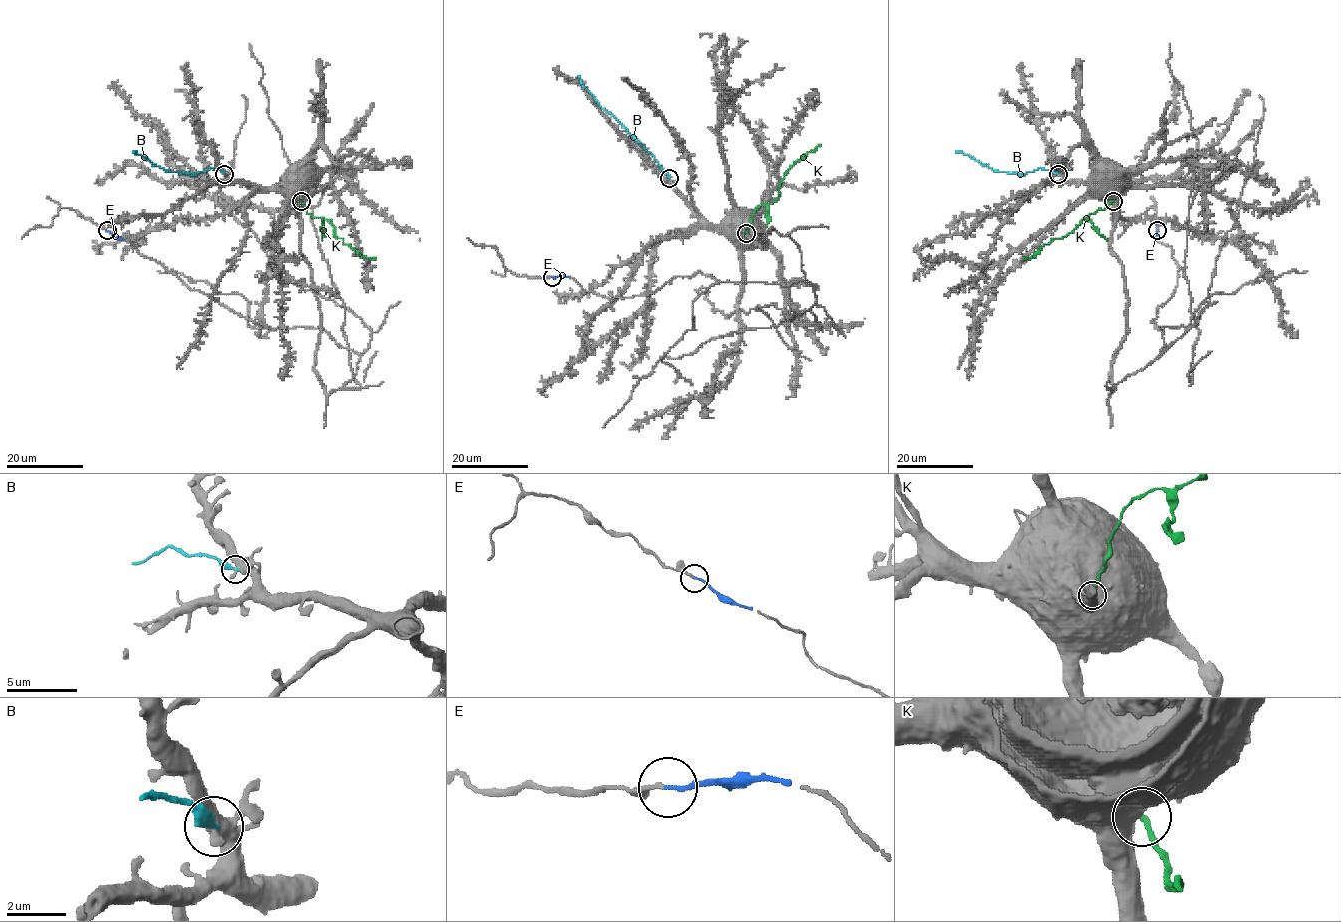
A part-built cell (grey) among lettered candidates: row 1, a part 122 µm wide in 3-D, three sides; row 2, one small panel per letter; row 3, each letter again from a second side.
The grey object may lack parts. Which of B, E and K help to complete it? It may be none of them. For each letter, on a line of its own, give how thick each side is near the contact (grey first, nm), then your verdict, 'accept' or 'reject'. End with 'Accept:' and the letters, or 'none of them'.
B: 420/300 nm | reject
E: 150/130 nm | accept
K: 800/150 nm | reject
Accept: E

